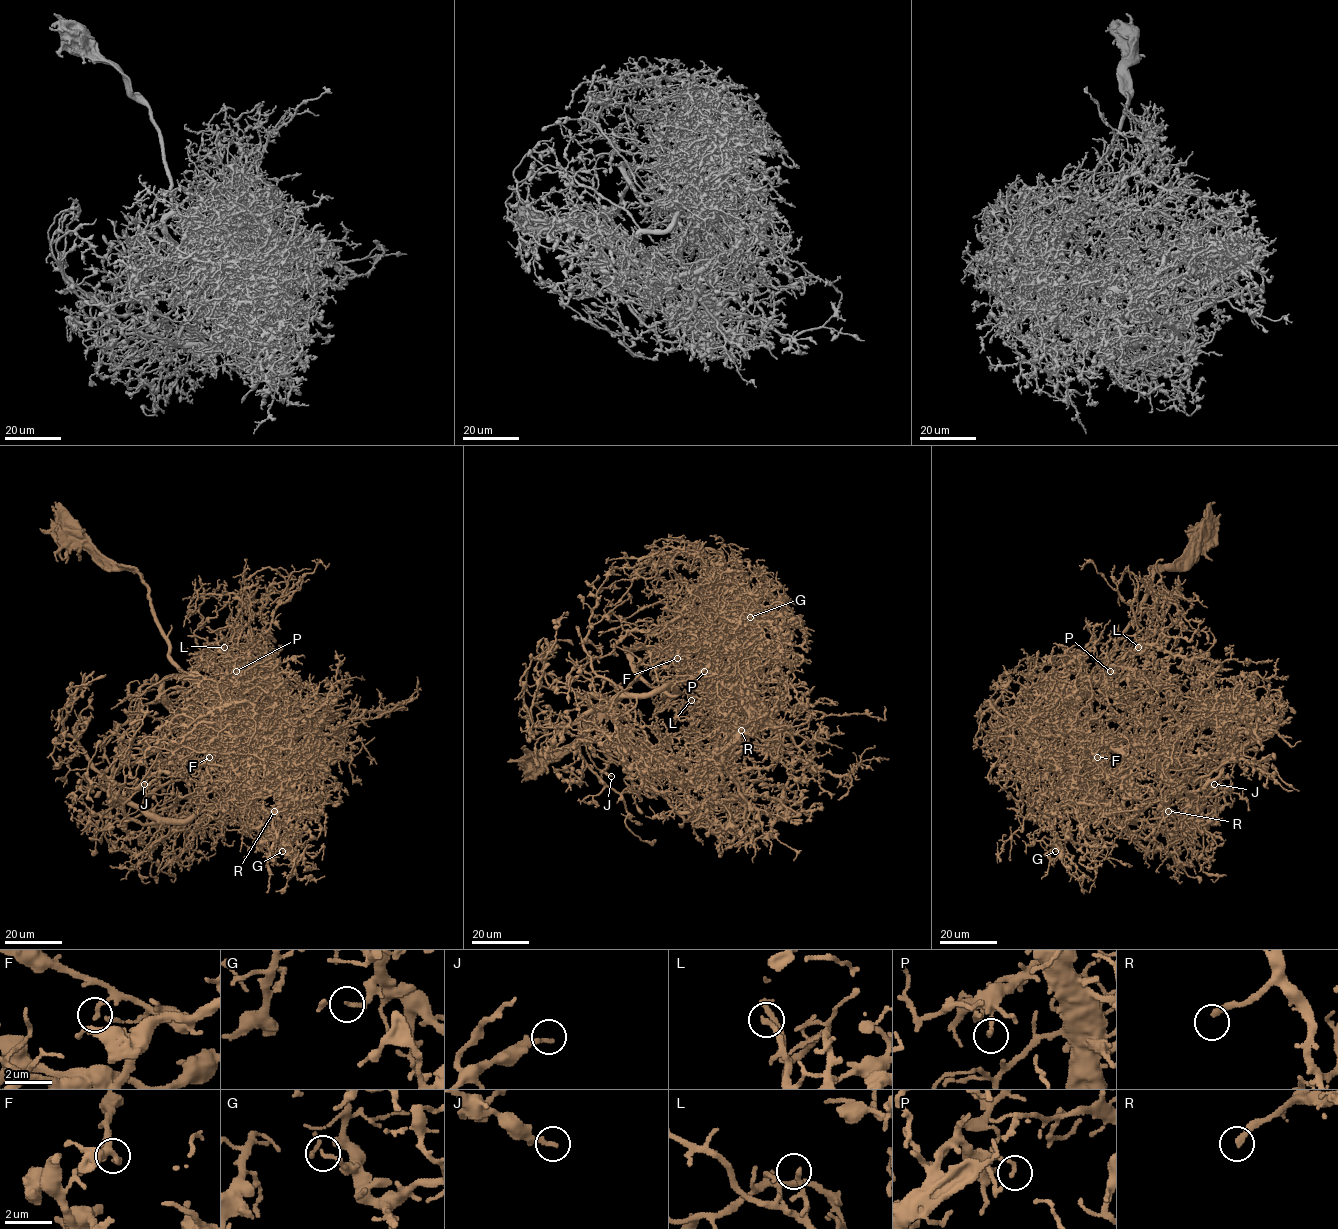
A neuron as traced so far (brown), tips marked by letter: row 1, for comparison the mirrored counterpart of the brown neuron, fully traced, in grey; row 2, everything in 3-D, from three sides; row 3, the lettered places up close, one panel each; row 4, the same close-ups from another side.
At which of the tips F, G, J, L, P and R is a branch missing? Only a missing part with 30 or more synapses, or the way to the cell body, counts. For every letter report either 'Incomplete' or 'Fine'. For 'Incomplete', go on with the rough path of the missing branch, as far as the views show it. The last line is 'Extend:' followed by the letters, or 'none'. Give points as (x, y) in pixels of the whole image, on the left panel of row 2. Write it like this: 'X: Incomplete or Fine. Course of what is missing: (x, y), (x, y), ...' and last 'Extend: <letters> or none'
F: Fine
G: Fine
J: Fine
L: Incomplete. Course of what is missing: (224, 647), (222, 633), (226, 628), (235, 628)
P: Fine
R: Incomplete. Course of what is missing: (274, 811), (255, 821), (258, 818)
Extend: L, R

